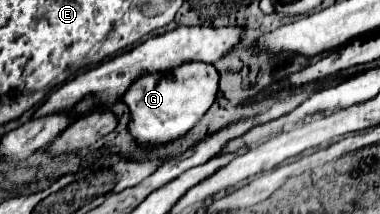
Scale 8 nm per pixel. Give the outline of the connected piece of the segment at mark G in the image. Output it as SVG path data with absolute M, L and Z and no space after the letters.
M185 62L175 68L173 76L143 74L135 78L119 100L123 100L129 106L131 116L135 118L135 128L131 128L131 134L141 144L157 144L179 138L187 130L191 130L213 104L217 90L219 72L213 64Z

